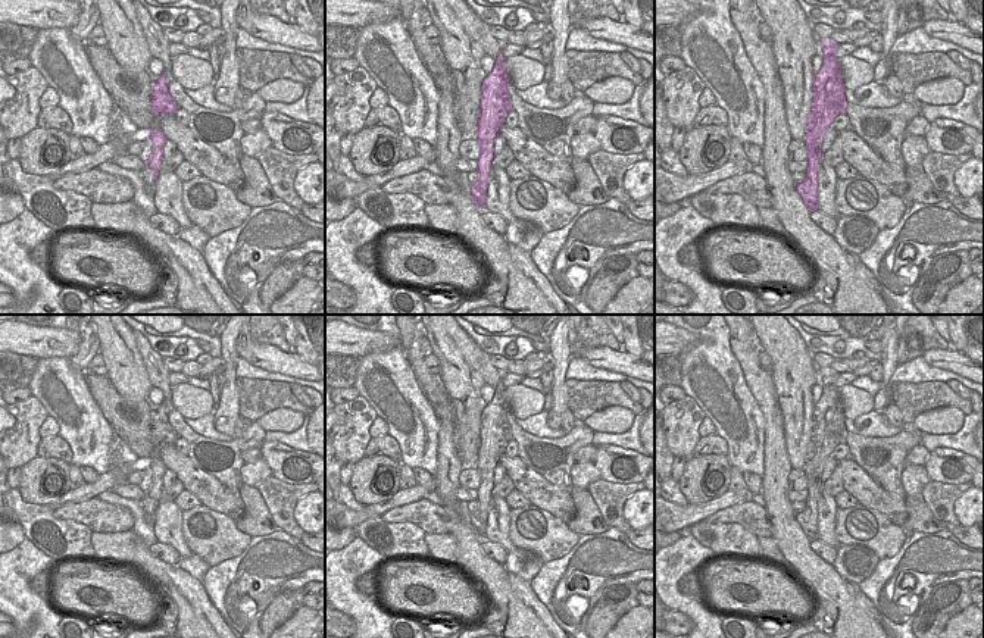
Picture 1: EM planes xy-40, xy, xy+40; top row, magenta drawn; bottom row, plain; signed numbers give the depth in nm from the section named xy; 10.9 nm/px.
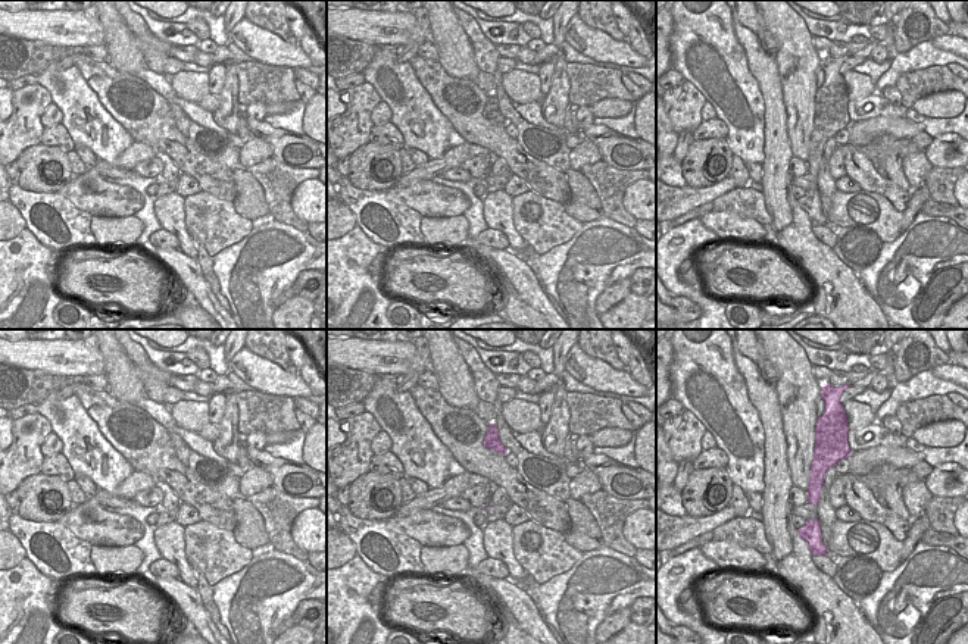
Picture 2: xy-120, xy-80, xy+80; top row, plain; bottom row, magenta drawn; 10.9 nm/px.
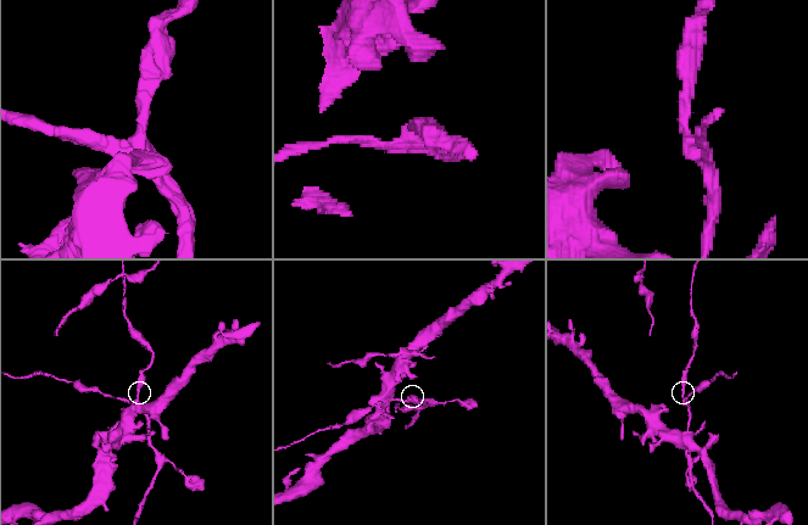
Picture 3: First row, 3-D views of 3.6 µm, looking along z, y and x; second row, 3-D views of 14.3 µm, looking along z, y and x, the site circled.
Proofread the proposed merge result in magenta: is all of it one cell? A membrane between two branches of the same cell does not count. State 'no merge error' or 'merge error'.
merge error

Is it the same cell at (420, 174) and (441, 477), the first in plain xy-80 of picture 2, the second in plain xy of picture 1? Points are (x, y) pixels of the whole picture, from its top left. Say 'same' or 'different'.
different

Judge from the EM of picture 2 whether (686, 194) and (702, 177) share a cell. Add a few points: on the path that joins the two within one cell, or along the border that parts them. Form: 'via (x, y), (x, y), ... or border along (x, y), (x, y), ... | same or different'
border along (726, 178), (705, 187), (687, 185) | different

